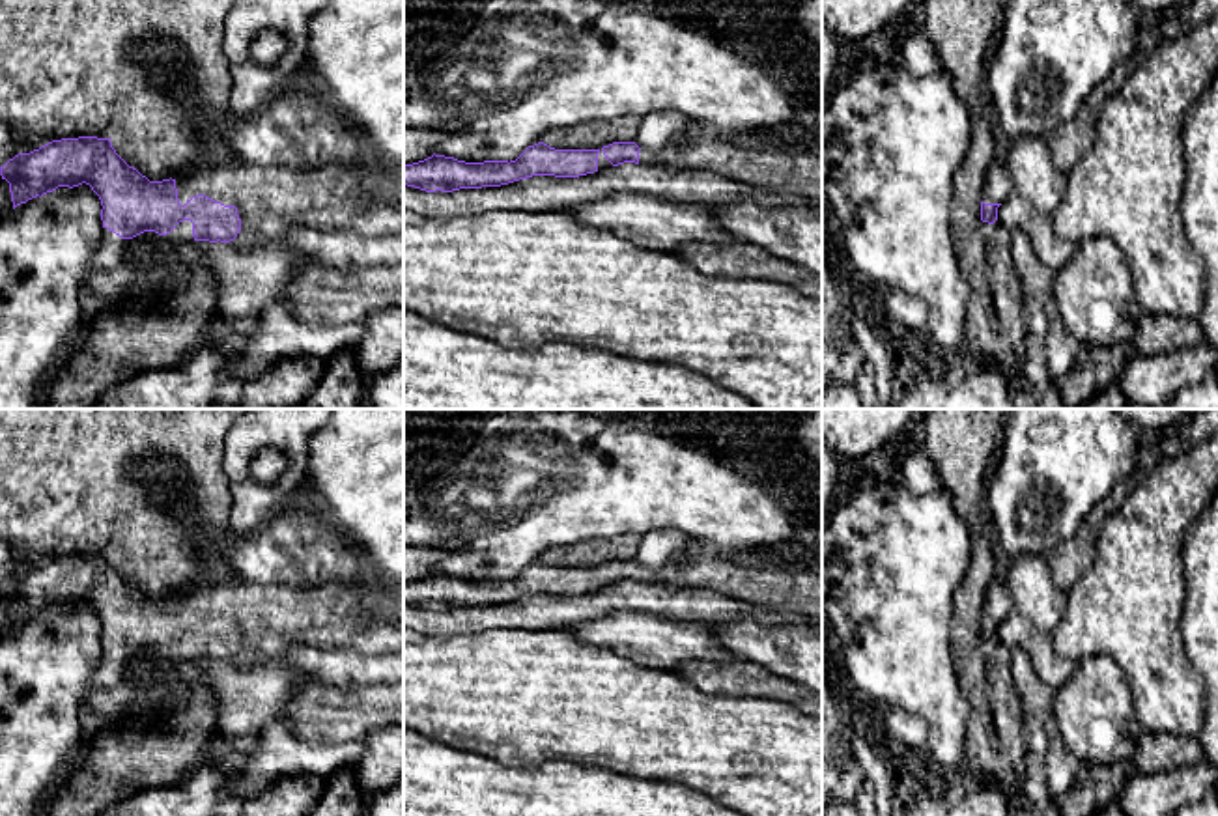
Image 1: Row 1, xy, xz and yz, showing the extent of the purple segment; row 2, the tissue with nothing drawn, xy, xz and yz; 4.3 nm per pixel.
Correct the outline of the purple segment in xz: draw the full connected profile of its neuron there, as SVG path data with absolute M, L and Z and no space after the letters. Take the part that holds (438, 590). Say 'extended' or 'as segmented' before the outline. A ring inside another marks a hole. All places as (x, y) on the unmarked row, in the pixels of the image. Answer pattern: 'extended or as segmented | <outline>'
extended | M693 543L658 568L635 560L613 560L602 568L555 568L529 564L516 579L465 581L432 573L404 583L404 603L426 611L501 605L532 594L579 596L624 581L714 590L725 598L775 611L788 609L822 620L822 568L773 564L745 568Z

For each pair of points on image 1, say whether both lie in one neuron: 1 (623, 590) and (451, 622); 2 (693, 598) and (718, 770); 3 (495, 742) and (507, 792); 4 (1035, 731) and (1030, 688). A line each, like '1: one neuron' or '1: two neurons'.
1: one neuron
2: two neurons
3: two neurons
4: one neuron

